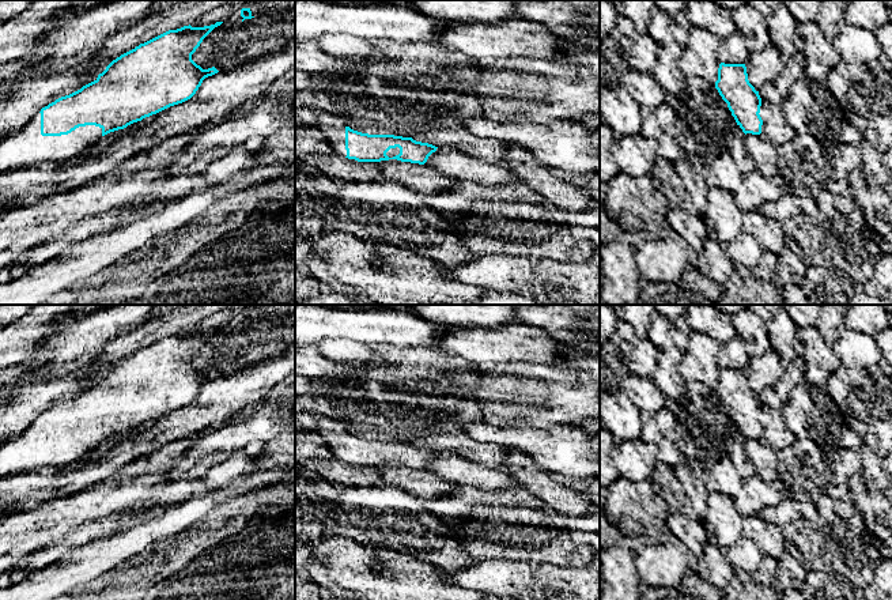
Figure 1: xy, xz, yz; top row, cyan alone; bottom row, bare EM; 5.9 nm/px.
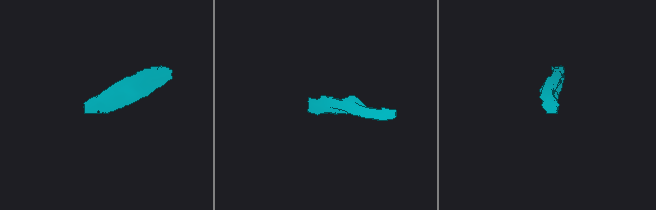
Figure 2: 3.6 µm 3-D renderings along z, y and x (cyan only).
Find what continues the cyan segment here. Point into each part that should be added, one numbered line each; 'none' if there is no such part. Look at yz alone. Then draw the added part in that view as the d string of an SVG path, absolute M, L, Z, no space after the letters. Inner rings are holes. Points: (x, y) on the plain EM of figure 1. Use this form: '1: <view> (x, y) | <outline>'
none

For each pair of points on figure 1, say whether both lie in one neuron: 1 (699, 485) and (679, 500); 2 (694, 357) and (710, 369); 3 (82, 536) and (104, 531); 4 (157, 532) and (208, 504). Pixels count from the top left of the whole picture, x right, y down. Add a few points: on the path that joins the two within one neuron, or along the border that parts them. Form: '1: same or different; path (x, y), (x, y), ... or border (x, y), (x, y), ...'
1: same; path (694, 486), (683, 494)
2: same; path (698, 361), (706, 369)
3: same; path (87, 532), (98, 531)
4: same; path (169, 524), (196, 508)

